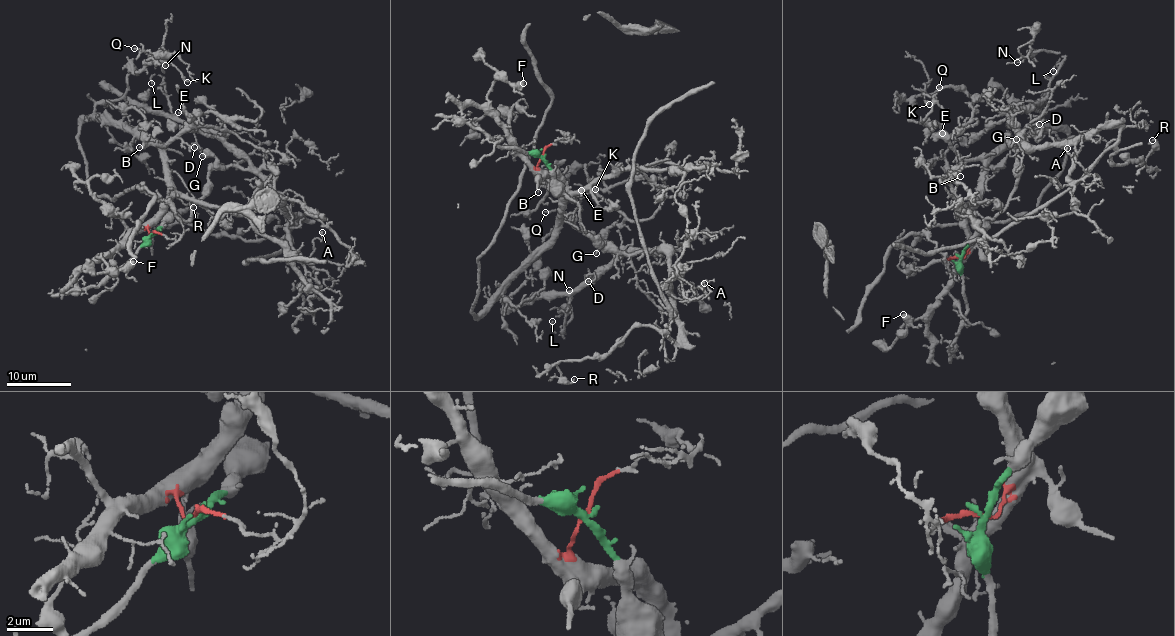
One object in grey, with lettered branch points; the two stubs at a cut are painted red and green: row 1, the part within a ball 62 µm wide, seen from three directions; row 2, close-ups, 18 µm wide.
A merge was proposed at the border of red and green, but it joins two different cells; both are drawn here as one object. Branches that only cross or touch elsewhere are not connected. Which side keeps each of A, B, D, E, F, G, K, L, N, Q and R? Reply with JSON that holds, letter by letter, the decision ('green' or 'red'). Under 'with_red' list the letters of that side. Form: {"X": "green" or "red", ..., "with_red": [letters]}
{"A": "green", "B": "red", "D": "green", "E": "red", "F": "red", "G": "green", "K": "red", "L": "green", "N": "green", "Q": "red", "R": "green", "with_red": ["B", "E", "F", "K", "Q"]}

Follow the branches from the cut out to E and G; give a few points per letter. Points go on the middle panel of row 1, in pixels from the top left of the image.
E: (542, 156), (538, 167), (555, 178), (563, 188), (561, 217), (561, 208), (572, 198), (590, 192), (581, 190)
G: (541, 156), (549, 175), (575, 202), (580, 225), (600, 247), (609, 243), (602, 246), (595, 254)

